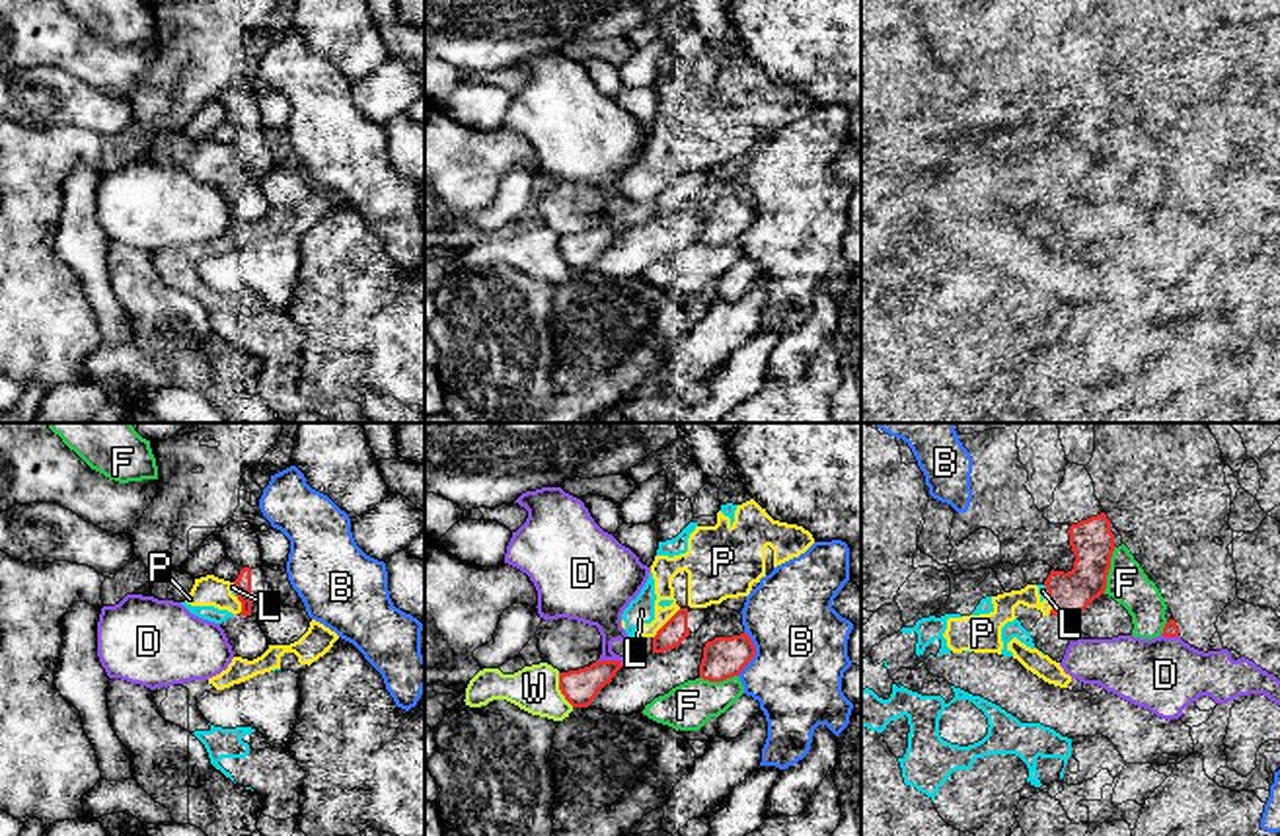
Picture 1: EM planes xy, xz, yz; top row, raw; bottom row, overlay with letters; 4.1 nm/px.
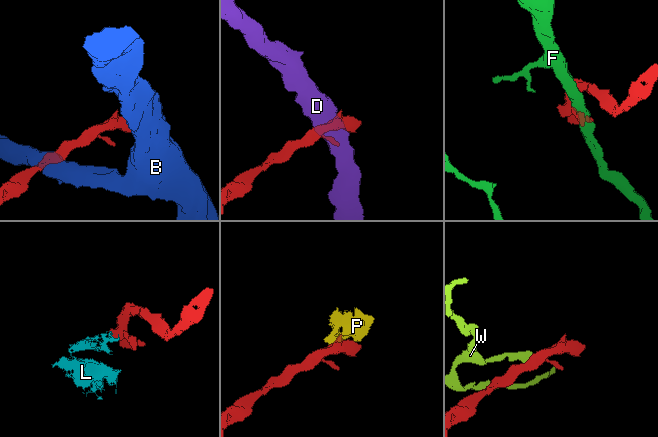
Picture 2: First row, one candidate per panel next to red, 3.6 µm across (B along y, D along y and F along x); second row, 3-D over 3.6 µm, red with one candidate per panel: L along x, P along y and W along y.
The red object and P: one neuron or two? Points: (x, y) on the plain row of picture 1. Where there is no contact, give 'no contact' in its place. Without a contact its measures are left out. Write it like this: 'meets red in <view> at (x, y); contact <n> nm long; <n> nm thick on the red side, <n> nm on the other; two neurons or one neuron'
meets red in xz at (665, 188); contact 170 nm long; 100 nm thick on the red side, 180 nm on the other; two neurons

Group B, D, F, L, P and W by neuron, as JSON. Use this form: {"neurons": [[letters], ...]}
{"neurons": [["B"], ["D"], ["F"], ["L", "P"], ["W"]]}

